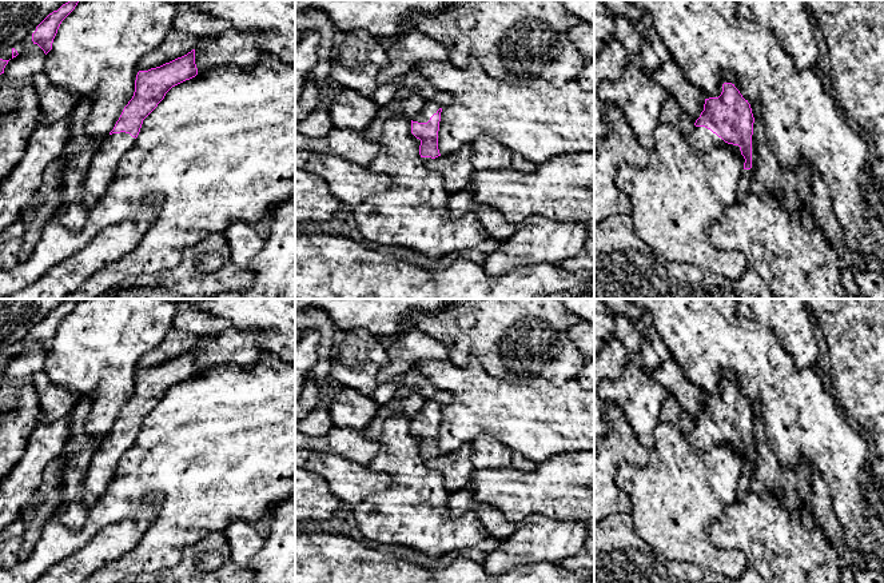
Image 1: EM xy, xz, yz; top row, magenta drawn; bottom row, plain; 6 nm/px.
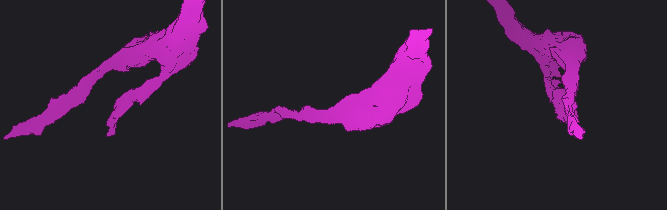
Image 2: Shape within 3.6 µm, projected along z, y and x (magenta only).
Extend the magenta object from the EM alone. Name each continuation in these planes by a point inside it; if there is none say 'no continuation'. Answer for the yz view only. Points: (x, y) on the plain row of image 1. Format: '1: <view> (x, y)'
1: yz (745, 480)

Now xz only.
1: xz (431, 404)

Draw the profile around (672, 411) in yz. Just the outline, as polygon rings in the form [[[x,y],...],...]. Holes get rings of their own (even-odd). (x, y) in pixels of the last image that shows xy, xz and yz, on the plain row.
[[[669,394],[664,407],[660,412],[660,422],[672,423],[678,427],[678,430],[688,436],[690,430],[694,427],[694,420],[690,415],[681,407],[677,399]]]

